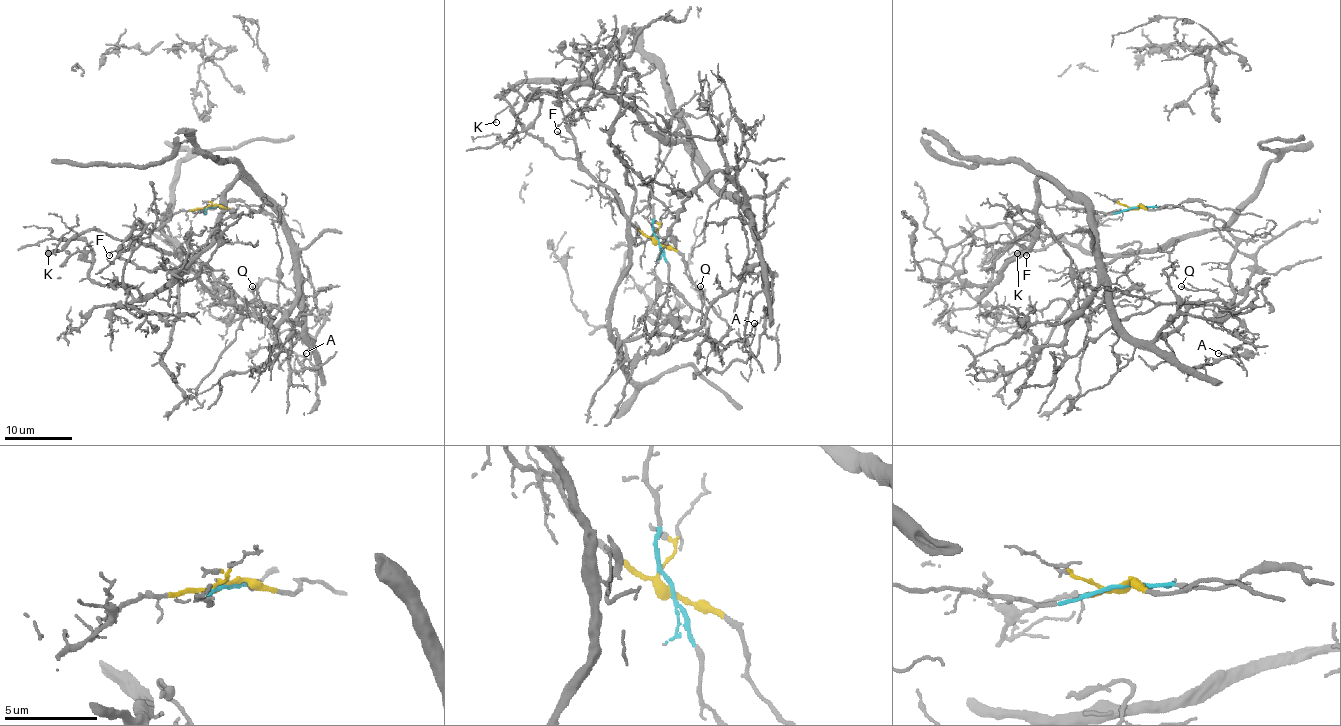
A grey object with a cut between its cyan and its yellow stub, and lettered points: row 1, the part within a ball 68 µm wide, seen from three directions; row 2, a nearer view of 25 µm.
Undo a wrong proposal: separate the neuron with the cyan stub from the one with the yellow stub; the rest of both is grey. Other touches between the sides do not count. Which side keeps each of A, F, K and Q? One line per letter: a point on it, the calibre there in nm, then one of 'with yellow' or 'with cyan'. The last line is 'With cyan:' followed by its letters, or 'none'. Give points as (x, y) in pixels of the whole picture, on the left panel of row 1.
A: (306, 353) | 100 nm | with cyan
F: (109, 255) | 120 nm | with yellow
K: (48, 253) | 120 nm | with yellow
Q: (252, 286) | 140 nm | with cyan
With cyan: A, Q

